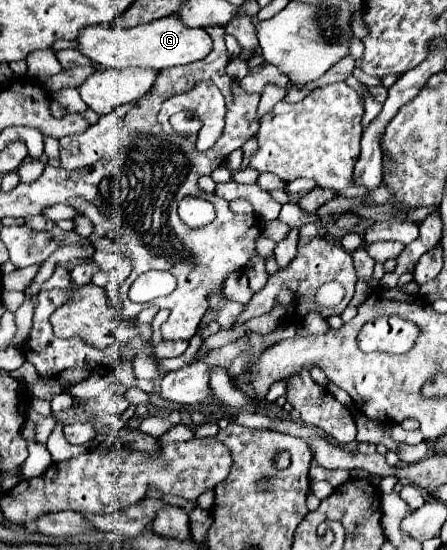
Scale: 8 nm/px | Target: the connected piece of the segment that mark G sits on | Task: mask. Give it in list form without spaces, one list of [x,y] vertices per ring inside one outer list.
[[[179,16],[159,18],[127,30],[119,26],[111,26],[111,28],[87,26],[79,32],[77,42],[79,42],[79,50],[103,68],[143,66],[143,68],[163,70],[163,68],[203,60],[213,48],[213,40],[203,28],[187,28],[183,20],[179,20]]]

